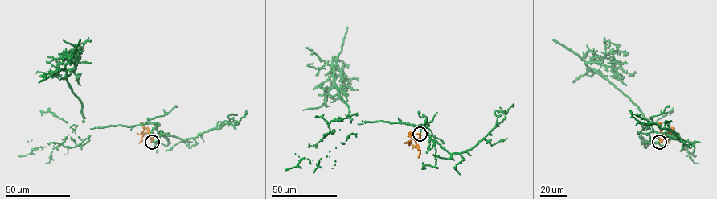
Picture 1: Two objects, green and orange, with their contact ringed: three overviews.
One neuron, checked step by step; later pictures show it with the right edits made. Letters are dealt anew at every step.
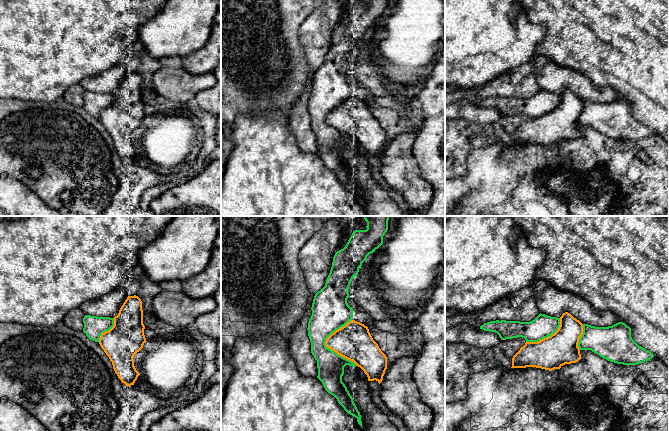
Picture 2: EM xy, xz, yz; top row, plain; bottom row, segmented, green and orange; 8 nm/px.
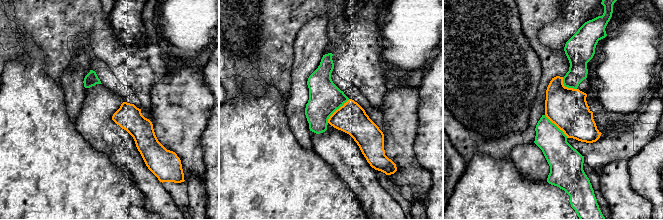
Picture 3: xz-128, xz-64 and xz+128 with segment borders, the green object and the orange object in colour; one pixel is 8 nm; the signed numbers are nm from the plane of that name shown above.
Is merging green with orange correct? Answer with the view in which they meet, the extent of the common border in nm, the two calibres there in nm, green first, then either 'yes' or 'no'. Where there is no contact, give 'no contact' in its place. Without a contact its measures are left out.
xz | 380 nm | 280/300 nm | no

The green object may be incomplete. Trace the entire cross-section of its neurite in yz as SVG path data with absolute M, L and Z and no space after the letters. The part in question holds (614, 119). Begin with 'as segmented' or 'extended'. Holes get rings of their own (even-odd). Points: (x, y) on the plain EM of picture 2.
as segmented; M623 98L608 103L583 100L583 110L578 123L580 126L591 126L610 138L623 141L637 141L654 133L653 129L632 115L631 104Z

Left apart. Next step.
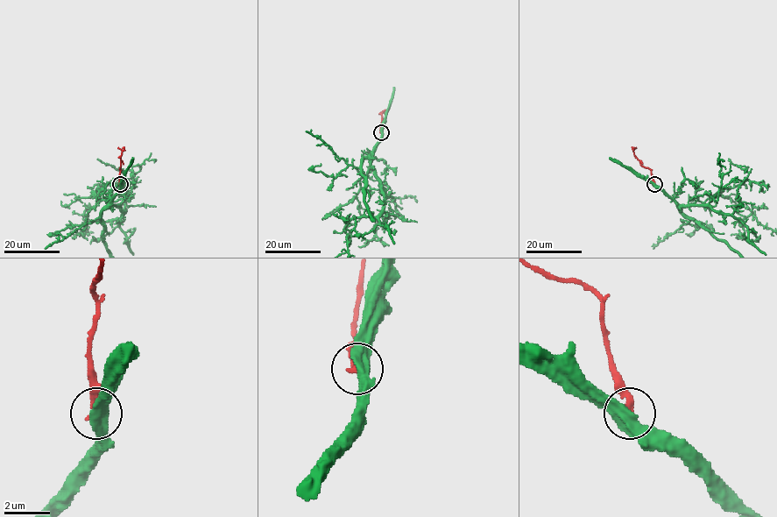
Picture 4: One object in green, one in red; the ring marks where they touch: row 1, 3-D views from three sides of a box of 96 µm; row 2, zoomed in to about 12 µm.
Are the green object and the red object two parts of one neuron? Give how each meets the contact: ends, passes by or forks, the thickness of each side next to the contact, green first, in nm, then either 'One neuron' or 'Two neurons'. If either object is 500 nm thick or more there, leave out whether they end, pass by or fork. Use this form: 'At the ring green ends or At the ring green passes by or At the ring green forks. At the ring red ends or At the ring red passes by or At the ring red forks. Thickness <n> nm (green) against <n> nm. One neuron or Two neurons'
Thickness 500 nm (green) against 360 nm. Two neurons

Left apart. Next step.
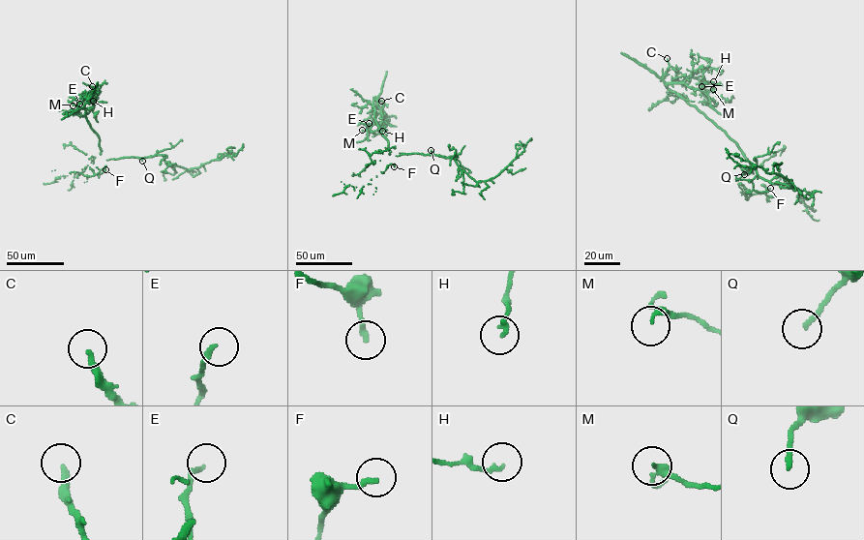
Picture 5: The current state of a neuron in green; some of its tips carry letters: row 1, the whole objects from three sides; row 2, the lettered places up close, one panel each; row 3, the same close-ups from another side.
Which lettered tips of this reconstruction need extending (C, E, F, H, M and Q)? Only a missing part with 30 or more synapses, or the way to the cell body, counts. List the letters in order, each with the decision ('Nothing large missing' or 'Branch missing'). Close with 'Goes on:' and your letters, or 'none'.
C: Branch missing
E: Nothing large missing
F: Nothing large missing
H: Nothing large missing
M: Nothing large missing
Q: Nothing large missing
Goes on: C

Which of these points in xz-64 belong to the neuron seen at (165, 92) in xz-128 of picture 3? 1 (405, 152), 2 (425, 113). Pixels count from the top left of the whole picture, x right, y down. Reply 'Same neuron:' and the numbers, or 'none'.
Same neuron: 1

